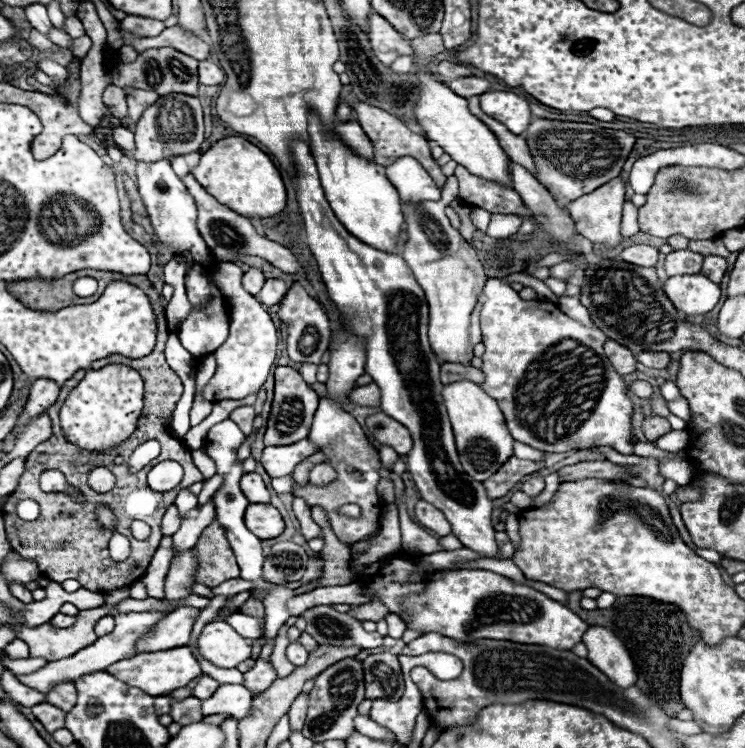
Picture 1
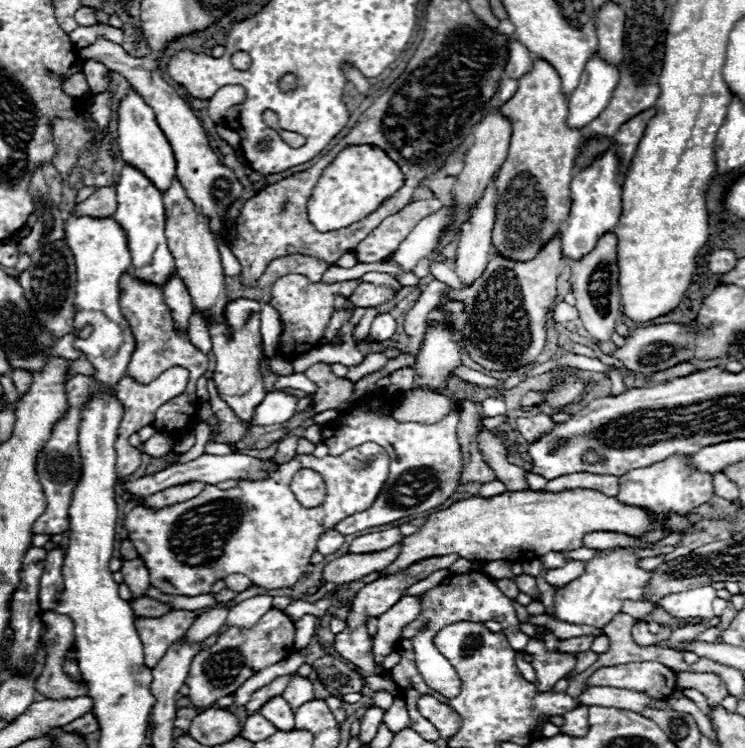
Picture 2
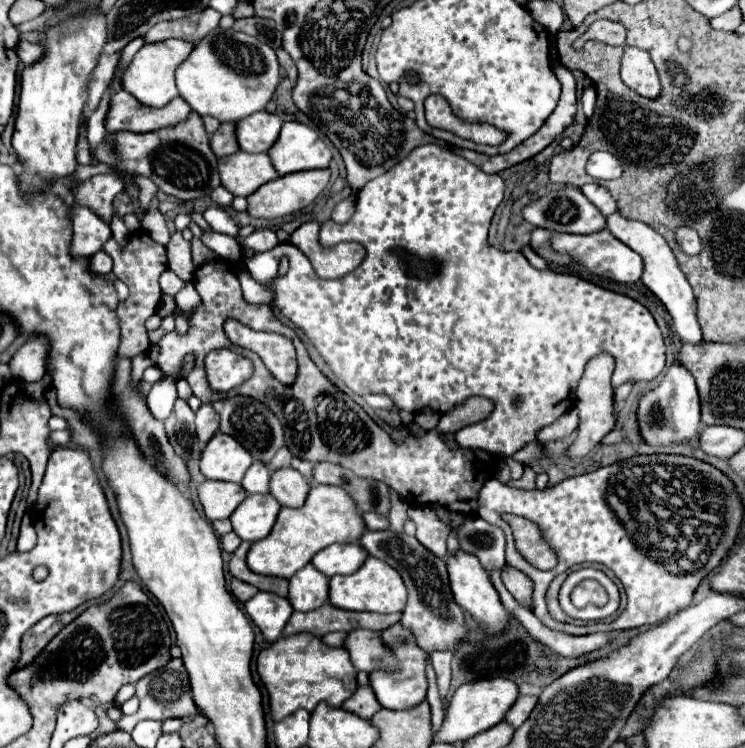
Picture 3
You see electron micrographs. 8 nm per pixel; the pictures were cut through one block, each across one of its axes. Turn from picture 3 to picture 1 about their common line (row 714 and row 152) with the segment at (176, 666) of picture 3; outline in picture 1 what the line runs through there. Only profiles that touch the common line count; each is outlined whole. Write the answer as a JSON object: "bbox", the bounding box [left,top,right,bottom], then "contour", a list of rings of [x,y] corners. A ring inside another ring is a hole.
{"bbox":[134,94,204,162],"contour":[[[166,94],[156,100],[156,104],[148,106],[142,118],[136,124],[134,132],[134,160],[154,162],[160,158],[172,158],[178,154],[190,154],[200,148],[204,142],[204,122],[202,122],[202,106],[196,96],[188,94]]]}

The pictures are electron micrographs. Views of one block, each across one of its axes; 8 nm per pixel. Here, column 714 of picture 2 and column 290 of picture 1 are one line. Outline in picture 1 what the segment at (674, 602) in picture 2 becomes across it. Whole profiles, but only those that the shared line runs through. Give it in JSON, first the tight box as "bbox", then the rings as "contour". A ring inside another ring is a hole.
{"bbox":[264,588,296,642],"contour":[[[276,588],[270,594],[264,596],[264,608],[266,608],[266,630],[264,630],[264,642],[270,642],[276,638],[278,628],[290,618],[286,612],[286,602],[294,598],[296,594],[288,588]]]}

